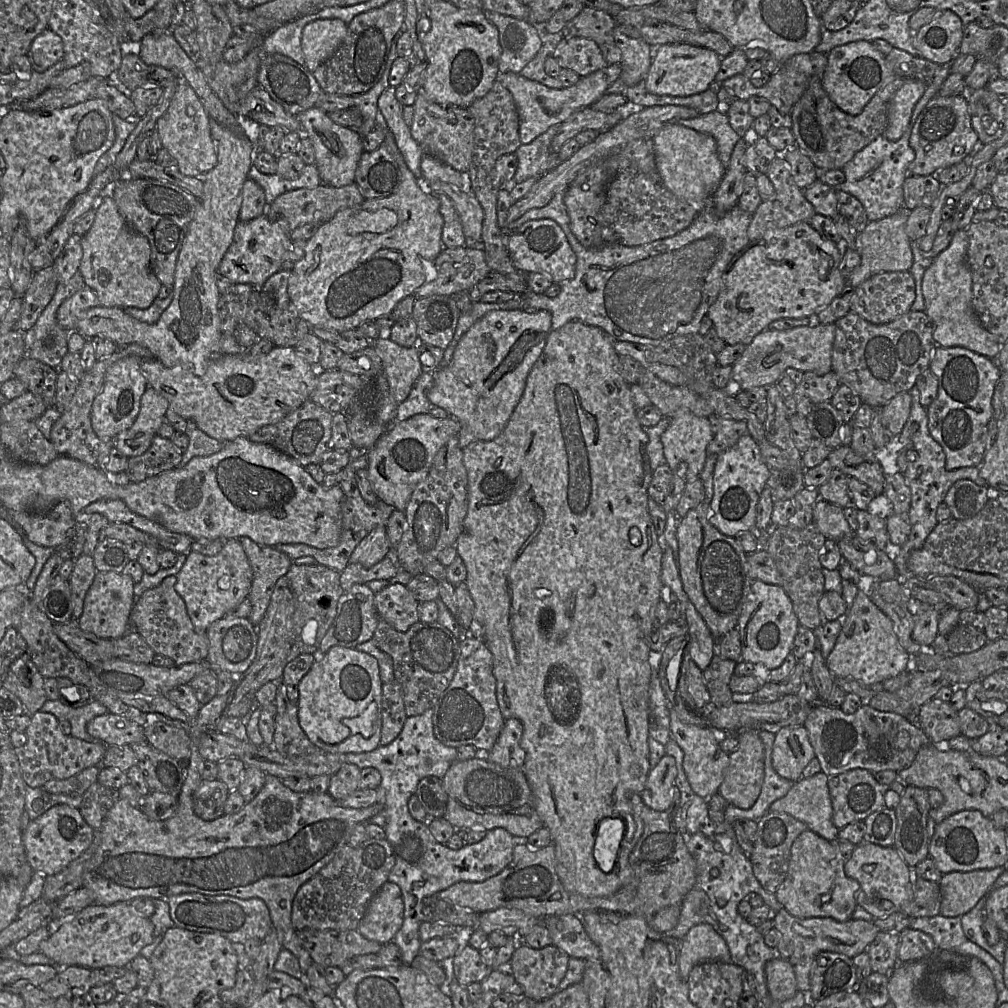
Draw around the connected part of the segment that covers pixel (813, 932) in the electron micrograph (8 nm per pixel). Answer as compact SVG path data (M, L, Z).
M782 908L771 917L773 928L779 931L776 949L782 959L788 961L795 972L797 990L805 993L810 989L810 972L815 956L821 951L844 954L851 959L867 949L881 931L872 921L851 918L839 922L830 917L798 918Z

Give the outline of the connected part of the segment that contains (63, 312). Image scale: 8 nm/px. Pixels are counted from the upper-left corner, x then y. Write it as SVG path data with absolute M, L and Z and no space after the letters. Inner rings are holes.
M85 286L60 305L56 316L57 323L62 329L75 332L87 311L99 306L100 302L95 292L89 286Z

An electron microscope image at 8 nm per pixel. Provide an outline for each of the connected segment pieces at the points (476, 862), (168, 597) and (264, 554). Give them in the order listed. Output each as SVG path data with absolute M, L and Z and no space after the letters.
M432 708L420 715L407 717L398 737L388 745L379 745L371 752L341 754L345 763L354 764L360 769L372 767L381 775L381 783L377 790L385 818L383 828L385 839L393 847L396 858L388 881L399 886L404 902L403 923L392 942L401 951L403 965L410 965L419 955L422 944L419 937L422 900L457 882L483 882L497 875L512 861L517 841L505 829L495 828L488 830L478 843L452 850L446 844L440 844L434 839L427 824L416 821L410 815L408 801L415 794L420 780L428 776L442 780L452 763L458 760L457 749L445 746L435 737L433 714Z
M166 577L157 587L145 591L133 605L131 623L155 654L173 659L175 665L207 659L209 641L206 633L196 633L183 599L175 590L177 577Z
M241 537L239 541L253 571L248 595L252 611L248 619L257 627L269 605L277 580L288 572L293 560L276 548L259 545L248 537Z

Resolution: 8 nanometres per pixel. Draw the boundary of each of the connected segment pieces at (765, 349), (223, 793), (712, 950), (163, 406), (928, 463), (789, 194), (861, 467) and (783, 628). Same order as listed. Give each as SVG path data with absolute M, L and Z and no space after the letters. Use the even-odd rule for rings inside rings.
M820 323L814 327L800 326L788 330L765 329L754 337L741 357L732 365L731 379L736 381L742 390L748 390L776 384L790 367L818 375L833 371L831 358L835 330L834 323Z
M219 779L201 780L193 794L195 814L205 821L215 820L224 814L229 790Z
M707 923L693 926L679 945L680 975L687 980L692 968L702 962L731 963L731 955L724 938Z
M148 386L141 397L137 418L129 429L116 437L115 448L128 458L144 454L158 435L168 407L168 400Z
M913 386L909 393L911 394L911 409L909 417L899 434L899 444L903 448L902 450L908 450L908 466L903 475L911 491L911 503L908 512L911 531L905 544L900 548L895 548L896 551L893 553L893 561L898 571L897 578L911 576L907 569L909 555L911 551L920 549L924 545L928 535L939 523L937 520L937 508L940 503L944 502L950 487L959 479L970 479L979 486L987 486L986 481L979 476L979 467L963 467L952 471L945 469L945 452L930 435L927 408L920 403L919 390ZM913 422L919 425L916 433L911 433L910 426Z
M777 153L766 172L766 176L774 186L774 193L770 199L762 201L753 213L747 230L749 241L760 239L767 230L772 228L785 228L800 222L809 223L810 219L816 214L814 207L804 197L803 190L795 184L789 164L782 154Z
M848 445L831 451L827 459L834 469L867 484L876 495L884 491L884 472L875 453L858 454Z
M753 580L738 622L741 640L741 661L762 665L769 670L778 668L791 653L799 625L798 618L793 610L792 601L781 585Z

